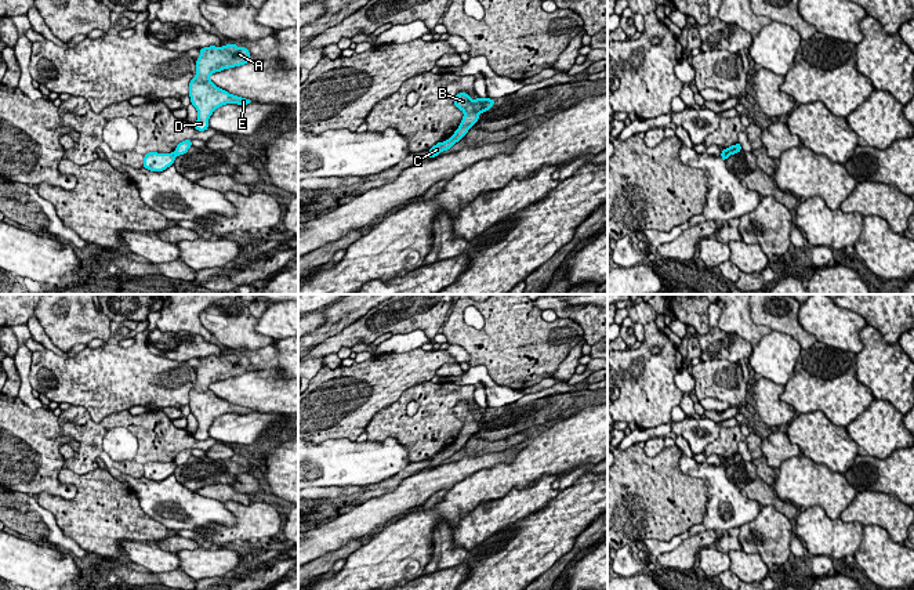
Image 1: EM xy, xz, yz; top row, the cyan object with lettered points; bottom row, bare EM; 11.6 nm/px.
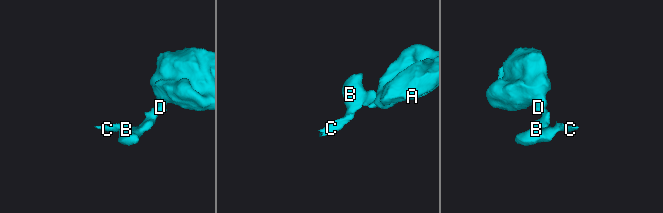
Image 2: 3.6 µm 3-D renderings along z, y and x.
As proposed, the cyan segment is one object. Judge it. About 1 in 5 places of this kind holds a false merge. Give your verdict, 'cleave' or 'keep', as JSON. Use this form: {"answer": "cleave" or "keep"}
{"answer": "cleave"}

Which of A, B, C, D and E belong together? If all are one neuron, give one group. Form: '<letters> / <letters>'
A D E / B C

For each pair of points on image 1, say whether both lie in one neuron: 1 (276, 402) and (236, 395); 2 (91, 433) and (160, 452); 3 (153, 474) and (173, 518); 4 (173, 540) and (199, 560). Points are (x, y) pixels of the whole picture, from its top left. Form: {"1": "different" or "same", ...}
{"1": "same", "2": "same", "3": "same", "4": "different"}

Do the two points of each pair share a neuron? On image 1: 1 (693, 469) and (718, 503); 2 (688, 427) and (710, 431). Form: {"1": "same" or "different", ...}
{"1": "same", "2": "same"}

